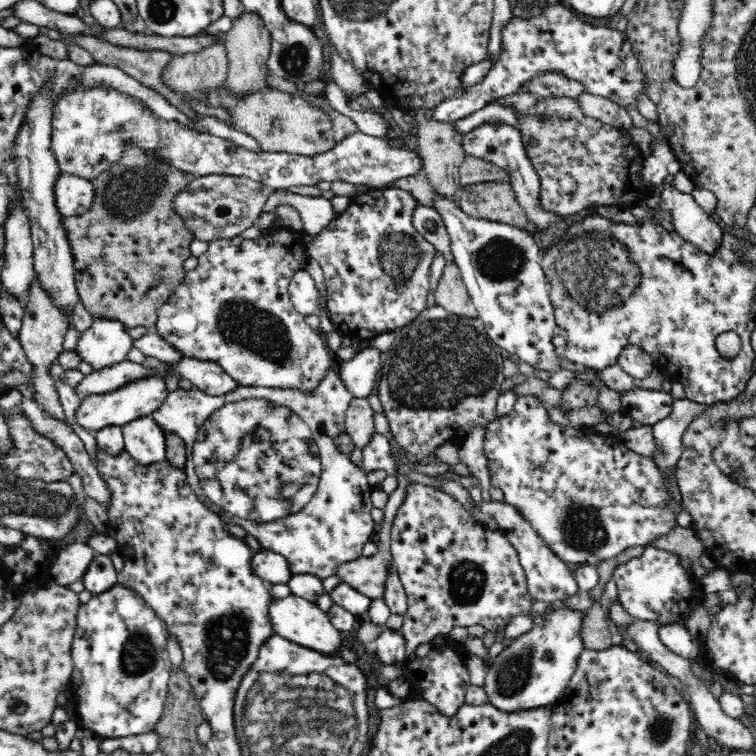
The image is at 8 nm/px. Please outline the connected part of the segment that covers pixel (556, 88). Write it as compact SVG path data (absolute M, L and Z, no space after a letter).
M551 70L526 81L519 88L519 92L531 92L540 100L550 98L550 96L567 96L578 99L582 92L586 92L586 85L582 81L566 77L560 71Z

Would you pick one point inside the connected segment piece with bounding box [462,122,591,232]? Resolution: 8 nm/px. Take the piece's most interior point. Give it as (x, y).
(502, 144)

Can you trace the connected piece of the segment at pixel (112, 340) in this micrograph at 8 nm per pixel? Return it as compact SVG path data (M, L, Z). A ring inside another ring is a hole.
M94 319L92 326L81 333L75 349L81 361L88 362L96 371L126 360L132 346L133 339L122 323Z

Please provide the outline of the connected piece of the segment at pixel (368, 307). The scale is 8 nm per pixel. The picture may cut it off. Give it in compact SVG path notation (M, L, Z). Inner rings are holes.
M390 186L370 189L350 198L345 211L333 218L320 234L301 234L307 257L315 258L324 271L327 312L344 338L354 343L372 340L376 335L411 324L428 308L430 267L437 251L412 225L412 214L418 204L421 202L404 189Z

